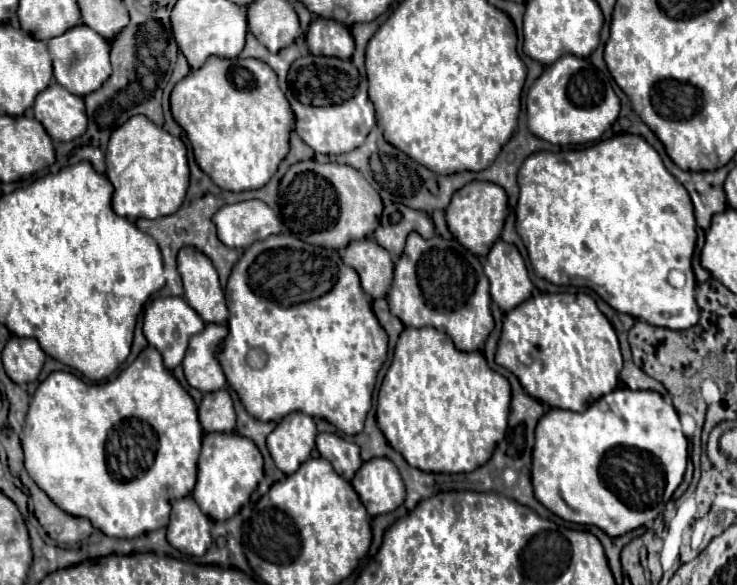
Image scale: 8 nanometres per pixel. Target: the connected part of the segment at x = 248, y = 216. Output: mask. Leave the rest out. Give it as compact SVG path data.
M258 199L224 205L216 211L214 223L224 245L242 249L250 247L256 239L266 239L280 231L278 215Z

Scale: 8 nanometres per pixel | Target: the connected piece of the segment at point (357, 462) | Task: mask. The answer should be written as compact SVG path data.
M320 433L316 437L316 449L324 459L328 459L334 465L336 473L348 481L356 475L356 471L362 465L360 447L356 447L356 443L344 441L334 433Z

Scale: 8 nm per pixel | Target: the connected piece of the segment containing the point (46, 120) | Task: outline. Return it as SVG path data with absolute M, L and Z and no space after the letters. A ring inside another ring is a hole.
M58 83L48 85L36 97L34 117L44 125L48 135L58 141L72 141L86 131L84 99Z

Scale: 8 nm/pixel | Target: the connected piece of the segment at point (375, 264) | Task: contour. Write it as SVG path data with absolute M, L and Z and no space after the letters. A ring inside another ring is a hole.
M360 239L348 243L348 247L342 251L344 263L354 267L360 275L362 289L372 297L384 297L388 293L388 287L392 283L392 255L384 251L376 241L372 239Z

